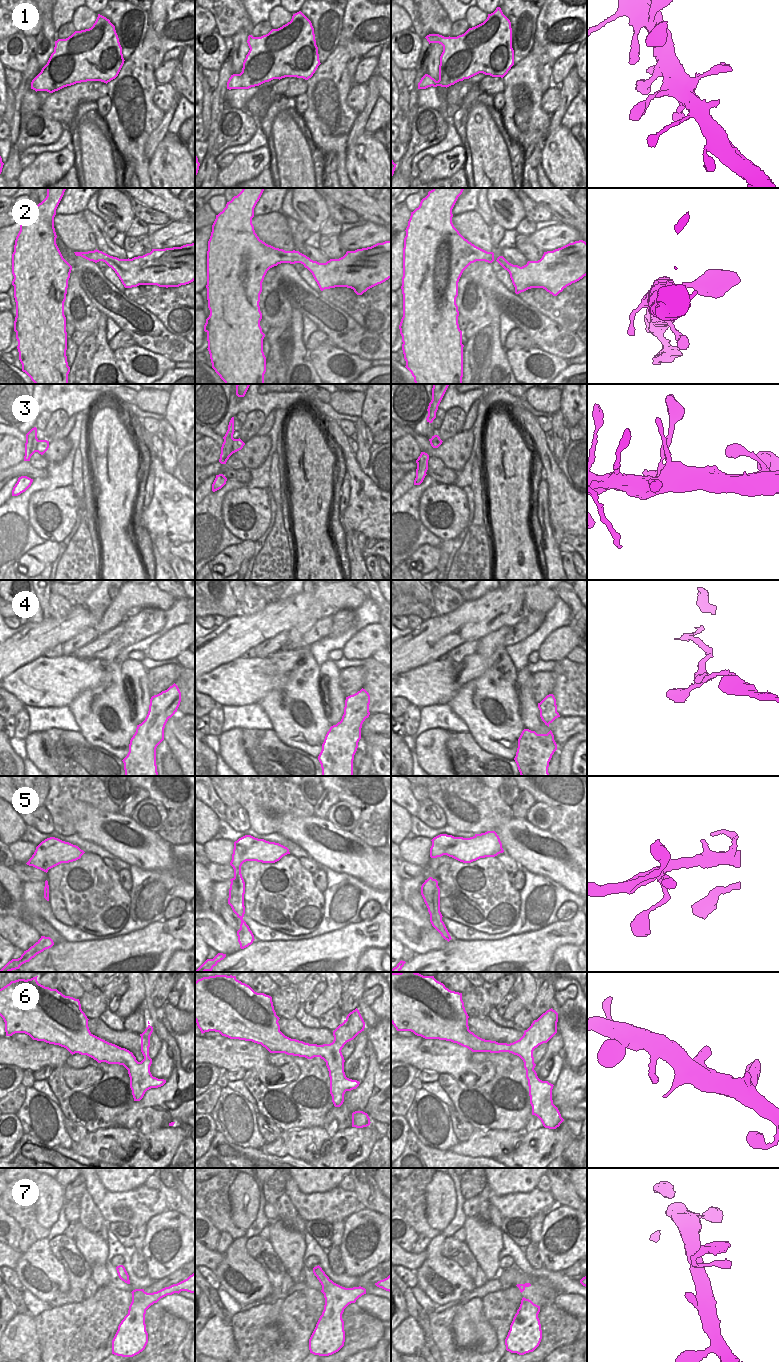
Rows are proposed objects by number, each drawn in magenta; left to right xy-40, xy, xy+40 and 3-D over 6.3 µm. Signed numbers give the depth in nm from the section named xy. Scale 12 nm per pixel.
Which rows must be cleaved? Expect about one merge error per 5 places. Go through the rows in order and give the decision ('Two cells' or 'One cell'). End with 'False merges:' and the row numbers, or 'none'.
1: One cell
2: One cell
3: One cell
4: One cell
5: One cell
6: One cell
7: One cell
False merges: none.

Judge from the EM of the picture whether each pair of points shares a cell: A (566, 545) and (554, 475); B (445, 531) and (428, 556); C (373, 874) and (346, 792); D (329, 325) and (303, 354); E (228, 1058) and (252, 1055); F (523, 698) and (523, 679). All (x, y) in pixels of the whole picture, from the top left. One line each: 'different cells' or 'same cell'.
A: different cells
B: different cells
C: different cells
D: different cells
E: same cell
F: same cell

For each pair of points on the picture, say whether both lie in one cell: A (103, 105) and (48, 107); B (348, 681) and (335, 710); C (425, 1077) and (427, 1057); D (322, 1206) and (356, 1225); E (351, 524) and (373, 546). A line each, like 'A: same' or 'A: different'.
A: different
B: different
C: different
D: different
E: different

